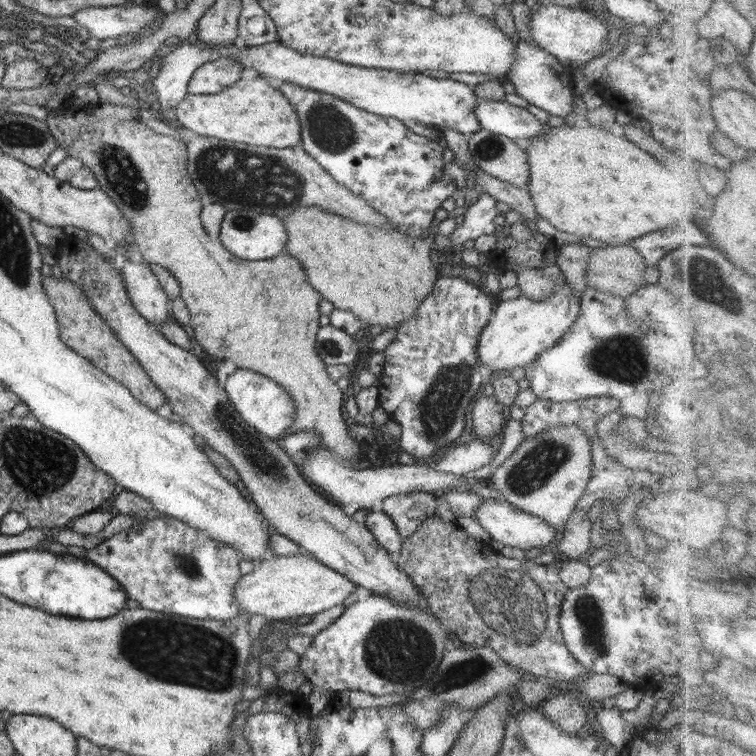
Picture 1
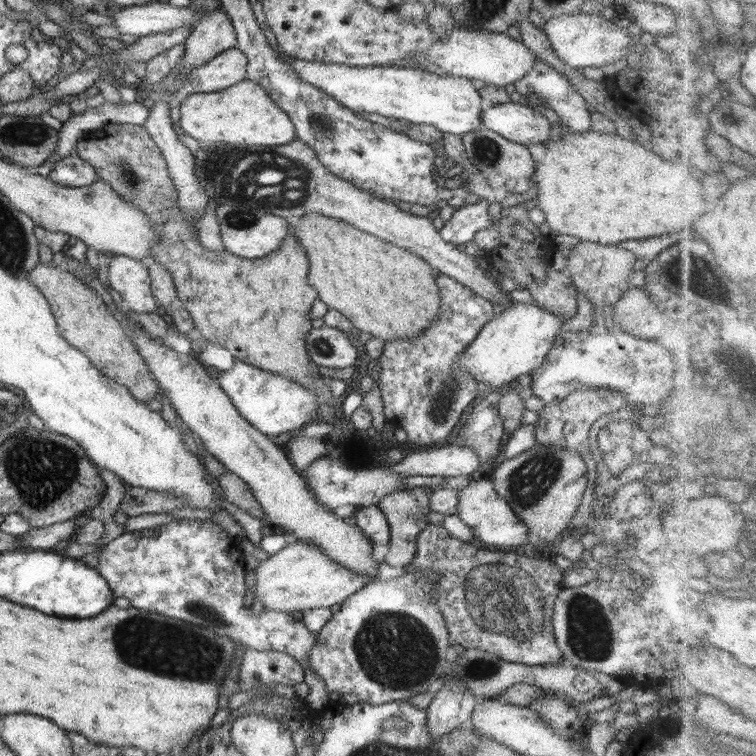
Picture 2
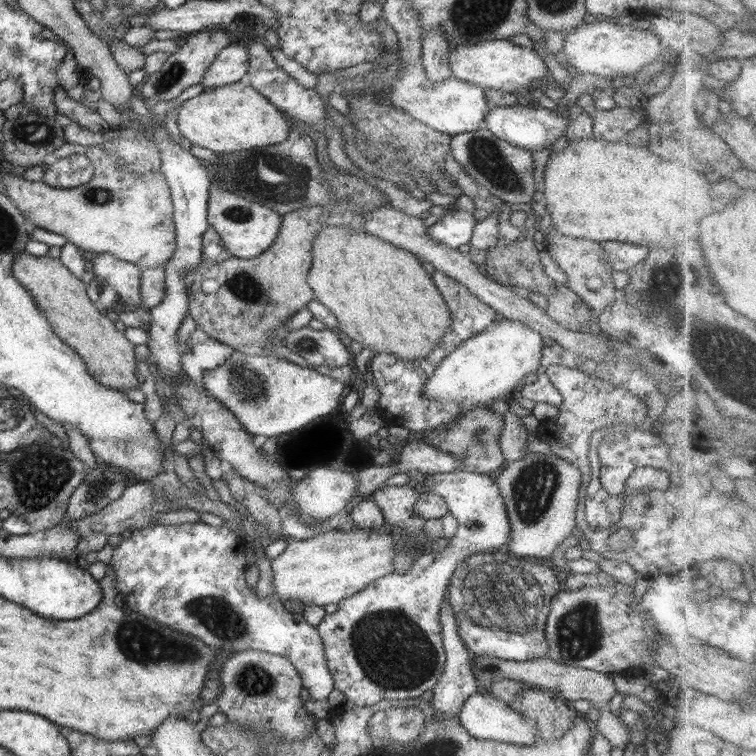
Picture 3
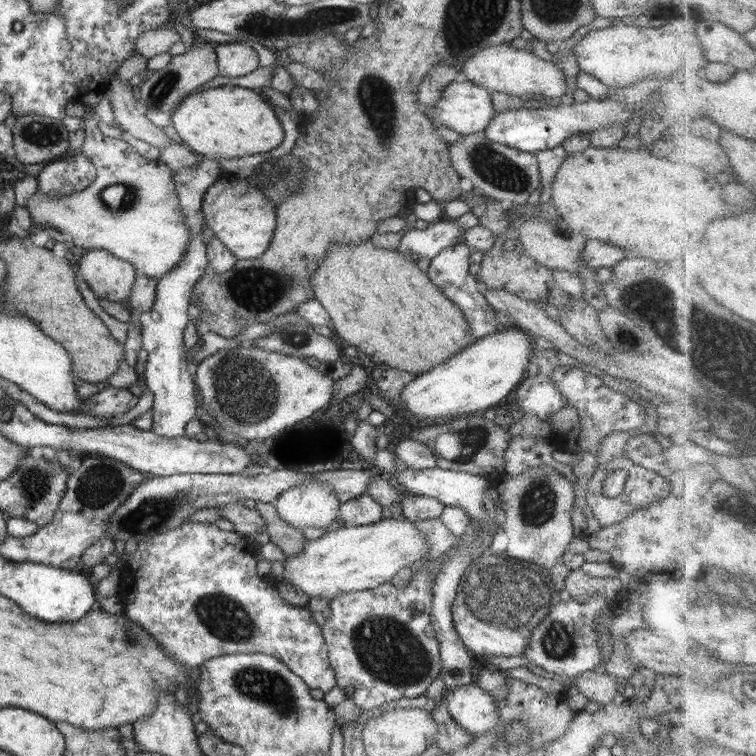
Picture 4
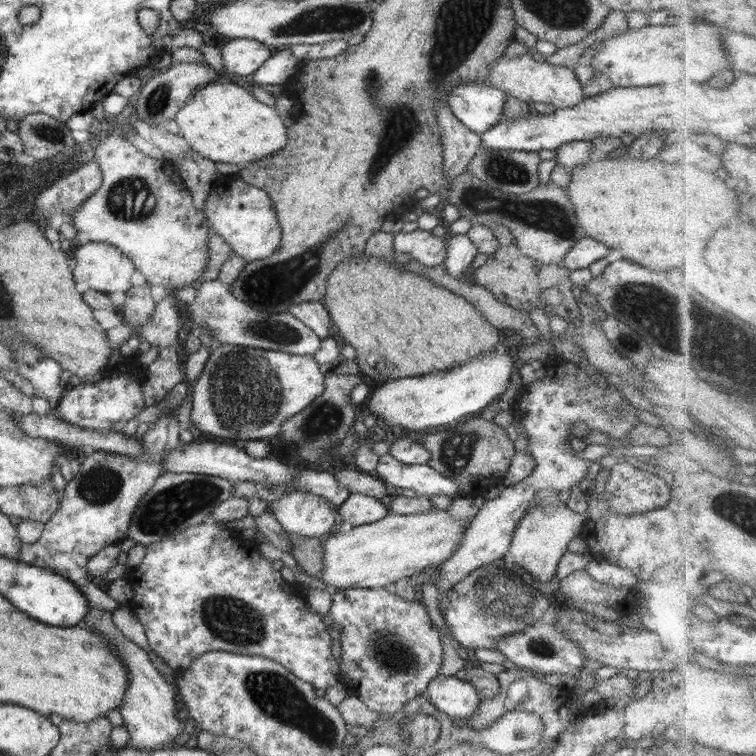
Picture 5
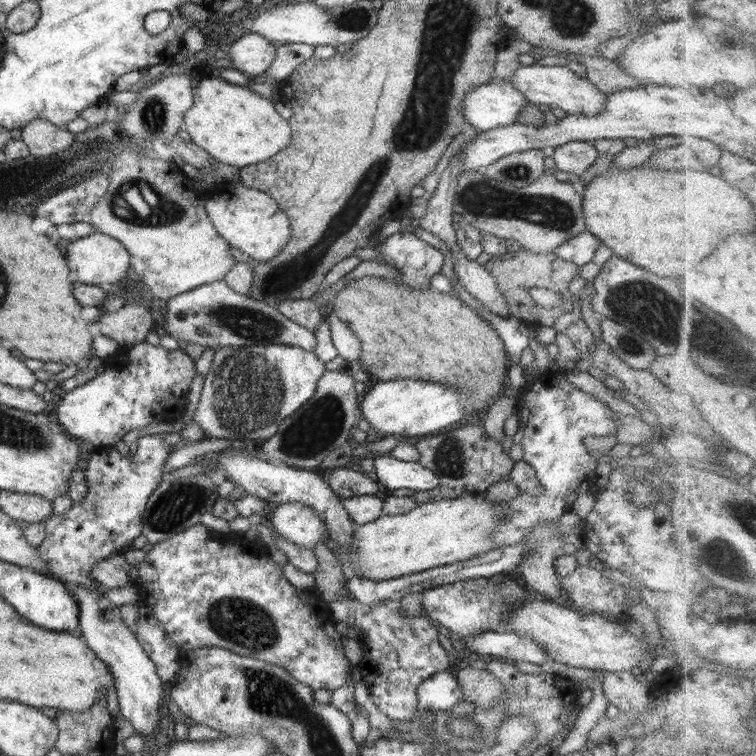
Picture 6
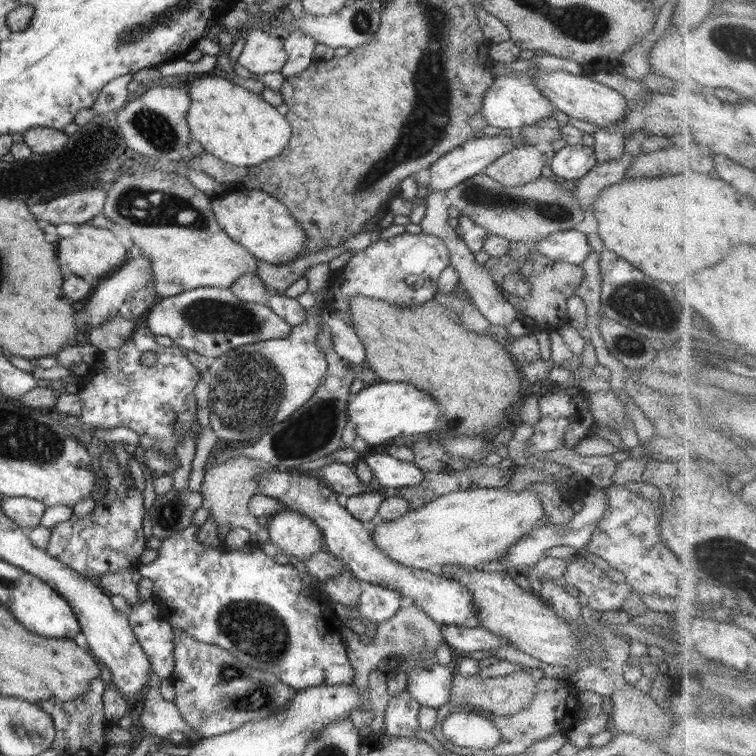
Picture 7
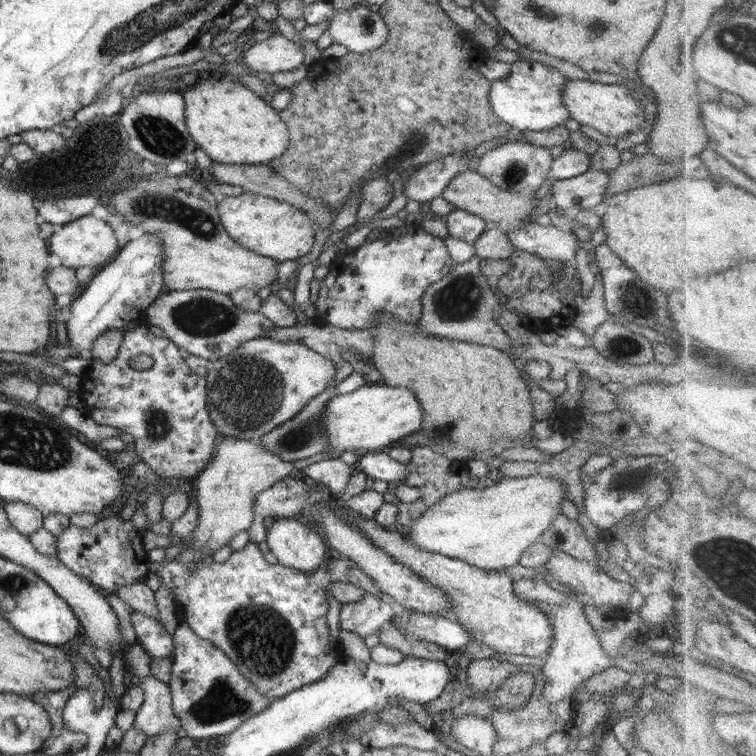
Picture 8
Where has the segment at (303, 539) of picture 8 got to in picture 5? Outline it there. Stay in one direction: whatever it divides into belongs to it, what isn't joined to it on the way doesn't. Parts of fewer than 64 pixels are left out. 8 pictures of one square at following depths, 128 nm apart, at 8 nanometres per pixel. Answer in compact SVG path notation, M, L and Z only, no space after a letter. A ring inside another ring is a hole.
M292 491L282 495L274 503L273 515L287 533L303 537L321 537L324 539L332 530L339 528L339 518L327 498L306 491Z

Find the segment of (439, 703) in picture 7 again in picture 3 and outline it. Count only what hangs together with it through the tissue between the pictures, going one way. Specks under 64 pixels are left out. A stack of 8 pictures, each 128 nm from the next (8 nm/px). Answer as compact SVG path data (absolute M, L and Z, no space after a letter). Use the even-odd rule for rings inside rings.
M484 689L476 692L476 694L472 694L464 702L458 718L462 727L477 740L499 741L522 747L530 747L540 741L534 724L528 722L522 714L514 711L507 702L498 700L498 698L490 695Z

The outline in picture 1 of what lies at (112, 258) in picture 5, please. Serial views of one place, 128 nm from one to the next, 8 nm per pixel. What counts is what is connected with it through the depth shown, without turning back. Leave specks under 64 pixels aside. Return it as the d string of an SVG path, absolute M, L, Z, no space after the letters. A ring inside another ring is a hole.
M124 257L120 264L120 273L134 308L155 325L171 320L168 312L169 295L163 290L152 270Z

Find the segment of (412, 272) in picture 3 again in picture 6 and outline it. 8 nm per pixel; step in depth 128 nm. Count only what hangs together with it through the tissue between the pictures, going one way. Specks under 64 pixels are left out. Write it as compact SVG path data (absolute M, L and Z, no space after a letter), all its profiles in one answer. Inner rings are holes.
M363 275L358 279L351 279L338 292L336 300L330 303L329 310L332 310L356 334L356 338L362 344L359 363L366 373L376 376L379 381L410 377L410 379L440 382L448 387L469 392L470 402L464 408L466 414L458 421L456 428L460 428L460 424L482 424L486 415L484 410L502 394L506 372L508 375L510 366L504 343L490 323L455 296L431 289L413 290L398 280Z

